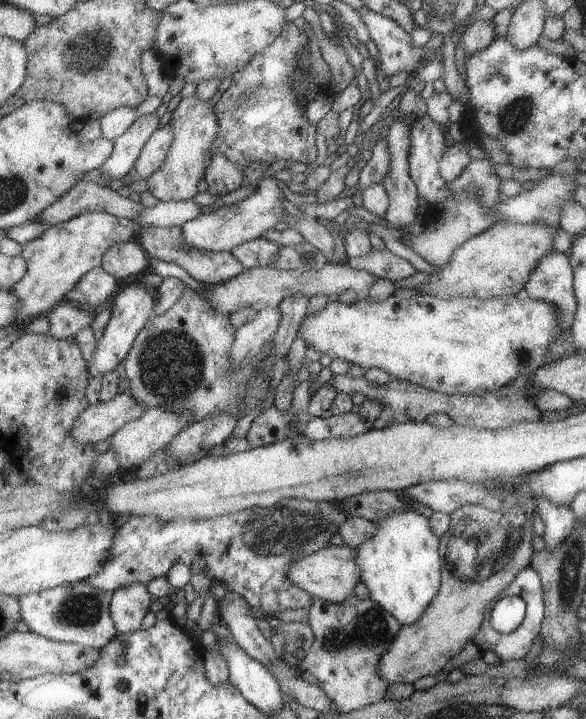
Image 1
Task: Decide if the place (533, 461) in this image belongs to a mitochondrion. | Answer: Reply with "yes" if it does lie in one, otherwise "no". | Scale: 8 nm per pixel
no

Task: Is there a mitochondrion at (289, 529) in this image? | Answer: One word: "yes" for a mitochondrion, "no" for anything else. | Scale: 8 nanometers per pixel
yes

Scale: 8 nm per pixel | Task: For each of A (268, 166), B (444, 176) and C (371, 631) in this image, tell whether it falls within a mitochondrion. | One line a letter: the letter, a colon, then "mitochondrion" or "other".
A: other
B: other
C: mitochondrion

